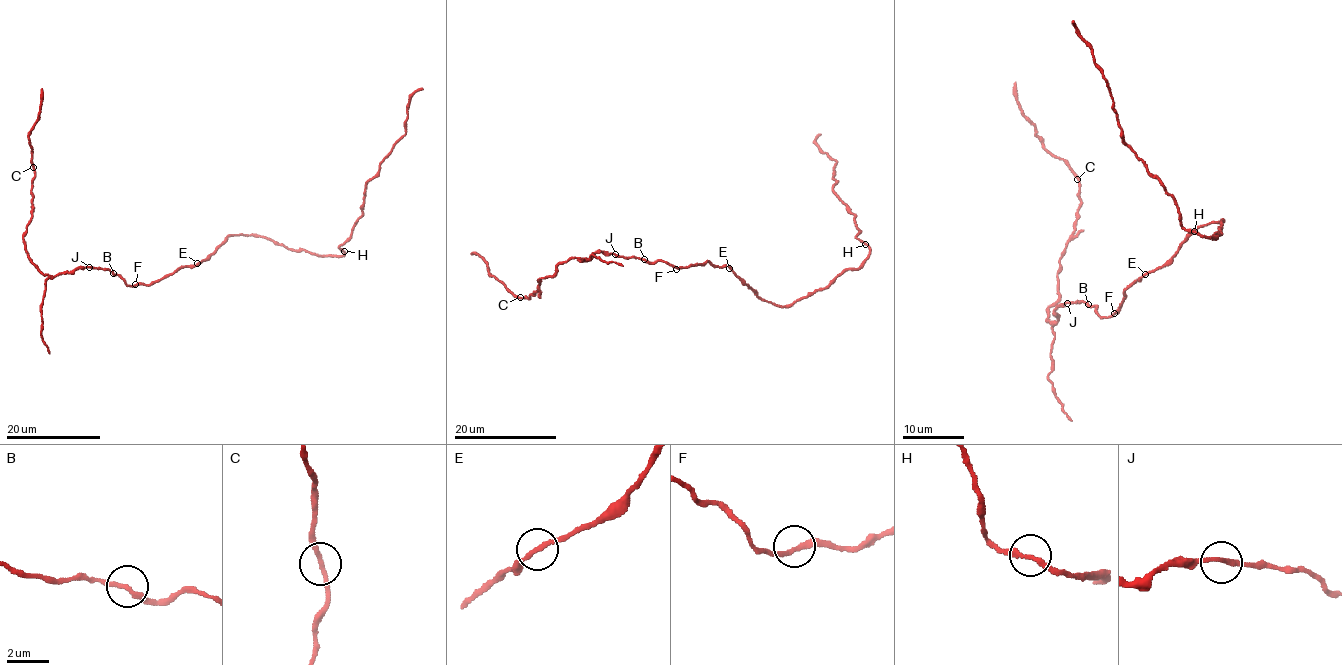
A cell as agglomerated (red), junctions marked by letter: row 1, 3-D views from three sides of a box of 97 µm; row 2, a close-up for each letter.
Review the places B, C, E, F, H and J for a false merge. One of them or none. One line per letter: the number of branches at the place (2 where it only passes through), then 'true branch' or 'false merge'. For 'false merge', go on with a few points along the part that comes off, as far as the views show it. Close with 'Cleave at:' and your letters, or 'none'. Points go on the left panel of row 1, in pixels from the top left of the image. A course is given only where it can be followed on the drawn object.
B: branches 2; true branch
C: branches 2; true branch
E: branches 2; true branch
F: branches 2; true branch
H: branches 2; true branch
J: branches 2; true branch
Cleave at: none

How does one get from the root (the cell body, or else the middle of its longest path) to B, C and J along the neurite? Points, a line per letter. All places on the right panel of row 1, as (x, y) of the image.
B: (1144, 275), (1124, 289), (1119, 312), (1102, 318), (1094, 305), (1088, 304)
C: (1144, 275), (1124, 289), (1119, 312), (1102, 318), (1078, 301), (1046, 320), (1080, 206), (1077, 179)
J: (1144, 275), (1127, 286), (1119, 312), (1106, 317), (1099, 316), (1094, 305), (1084, 302), (1067, 303)

